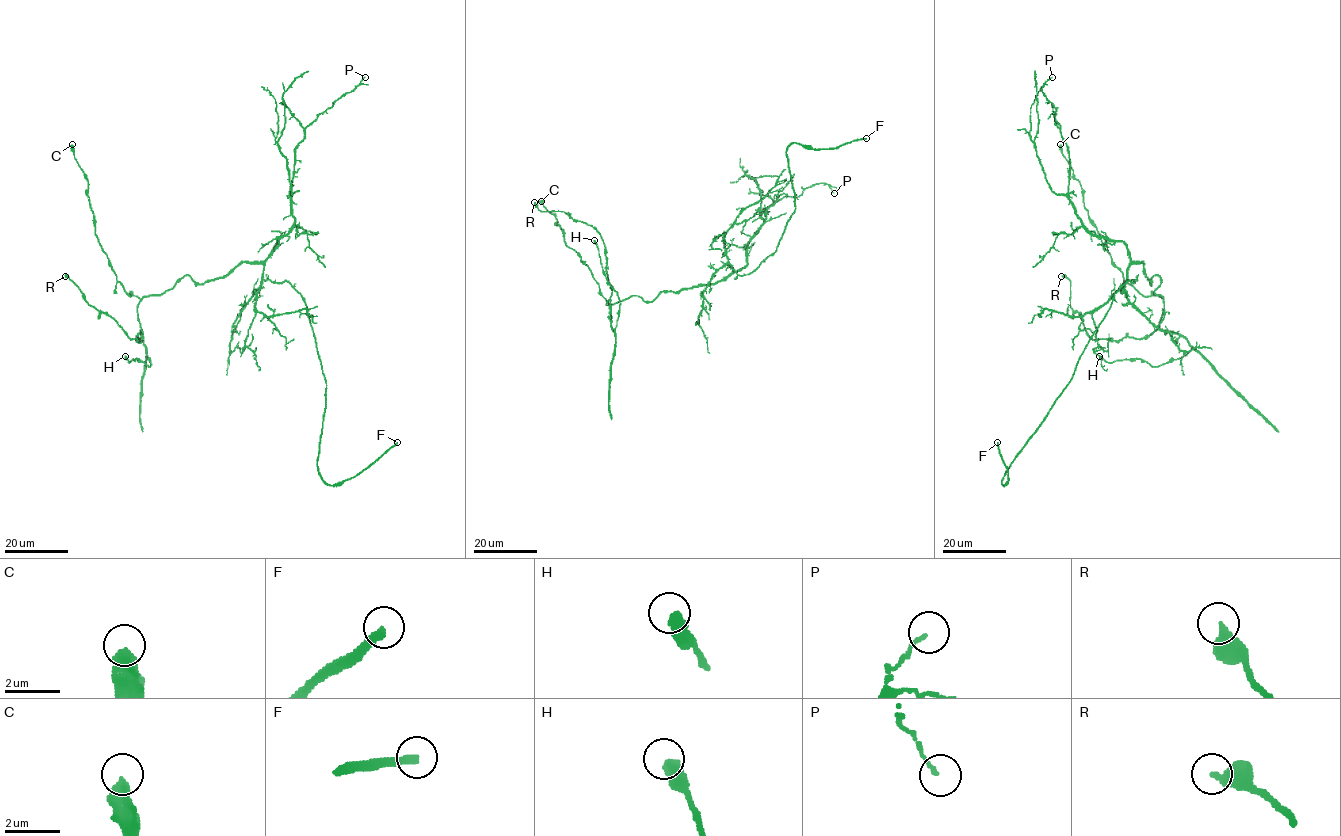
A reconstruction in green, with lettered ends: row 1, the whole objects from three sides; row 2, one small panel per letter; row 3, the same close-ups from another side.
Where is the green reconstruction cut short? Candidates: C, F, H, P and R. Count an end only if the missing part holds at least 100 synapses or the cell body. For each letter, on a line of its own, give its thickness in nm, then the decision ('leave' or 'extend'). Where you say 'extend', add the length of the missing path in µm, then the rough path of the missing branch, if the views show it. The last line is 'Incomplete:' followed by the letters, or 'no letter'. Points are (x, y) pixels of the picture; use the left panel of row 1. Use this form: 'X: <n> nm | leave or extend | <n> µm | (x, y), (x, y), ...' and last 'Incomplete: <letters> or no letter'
C: 480 nm | leave
F: 320 nm | extend | 35 µm
H: 460 nm | leave
P: 120 nm | leave
R: 440 nm | leave
Incomplete: F

